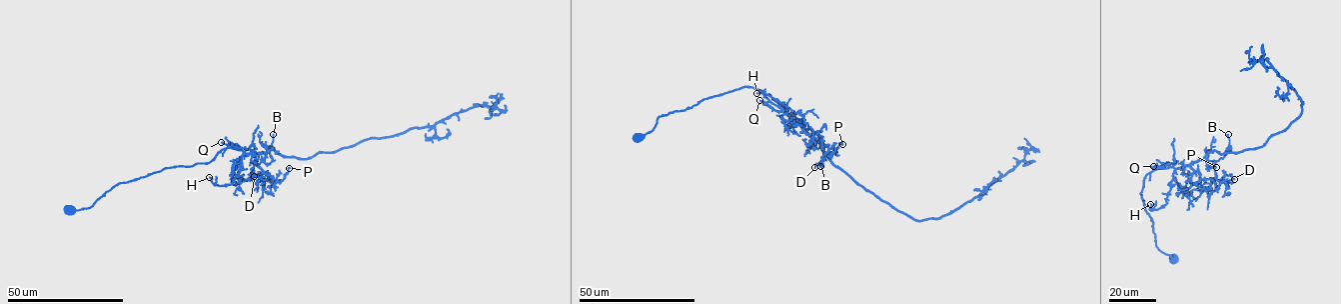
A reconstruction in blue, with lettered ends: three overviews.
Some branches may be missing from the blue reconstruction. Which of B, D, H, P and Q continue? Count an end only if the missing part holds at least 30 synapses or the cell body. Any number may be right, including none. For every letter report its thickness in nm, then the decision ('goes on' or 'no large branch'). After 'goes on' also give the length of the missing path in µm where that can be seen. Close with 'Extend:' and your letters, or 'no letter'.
B: calibre 120 nm; no large branch
D: calibre 130 nm; no large branch
H: calibre 120 nm; no large branch
P: calibre 180 nm; no large branch
Q: calibre 170 nm; no large branch
Extend: no letter

